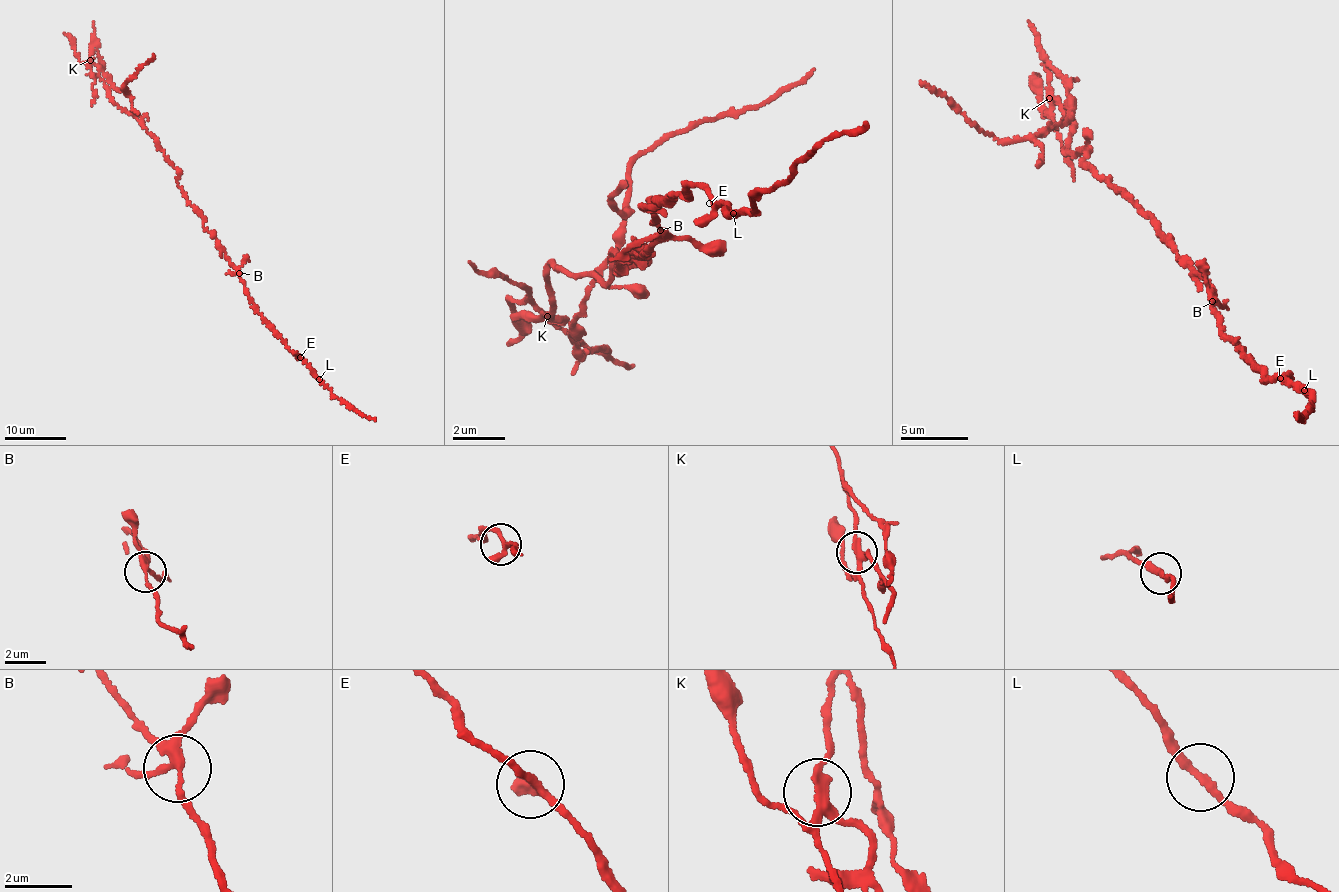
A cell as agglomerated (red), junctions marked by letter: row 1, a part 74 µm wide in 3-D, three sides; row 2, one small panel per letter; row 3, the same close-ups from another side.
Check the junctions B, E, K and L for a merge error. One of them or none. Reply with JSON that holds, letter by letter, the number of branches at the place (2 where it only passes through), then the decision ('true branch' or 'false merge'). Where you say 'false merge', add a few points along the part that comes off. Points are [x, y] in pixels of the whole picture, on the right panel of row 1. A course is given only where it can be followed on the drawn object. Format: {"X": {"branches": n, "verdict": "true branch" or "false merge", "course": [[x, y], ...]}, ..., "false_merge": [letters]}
{"B": {"branches": 4, "verdict": "true branch"}, "E": {"branches": 3, "verdict": "true branch"}, "K": {"branches": 3, "verdict": "false merge", "course": [[1050, 97], [1049, 70], [1042, 54], [1066, 84], [1074, 112], [1066, 122], [1002, 142], [920, 81]]}, "L": {"branches": 2, "verdict": "true branch"}, "false_merge": ["K"]}

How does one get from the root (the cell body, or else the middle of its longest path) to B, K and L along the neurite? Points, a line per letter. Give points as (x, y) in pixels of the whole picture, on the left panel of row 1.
B: (178, 181), (188, 201), (205, 220), (204, 226), (239, 273)
K: (178, 181), (178, 170), (160, 149), (156, 138), (144, 128), (142, 122), (110, 99), (100, 69), (89, 60)
L: (178, 181), (188, 201), (205, 220), (204, 226), (239, 273), (253, 309), (319, 379)

